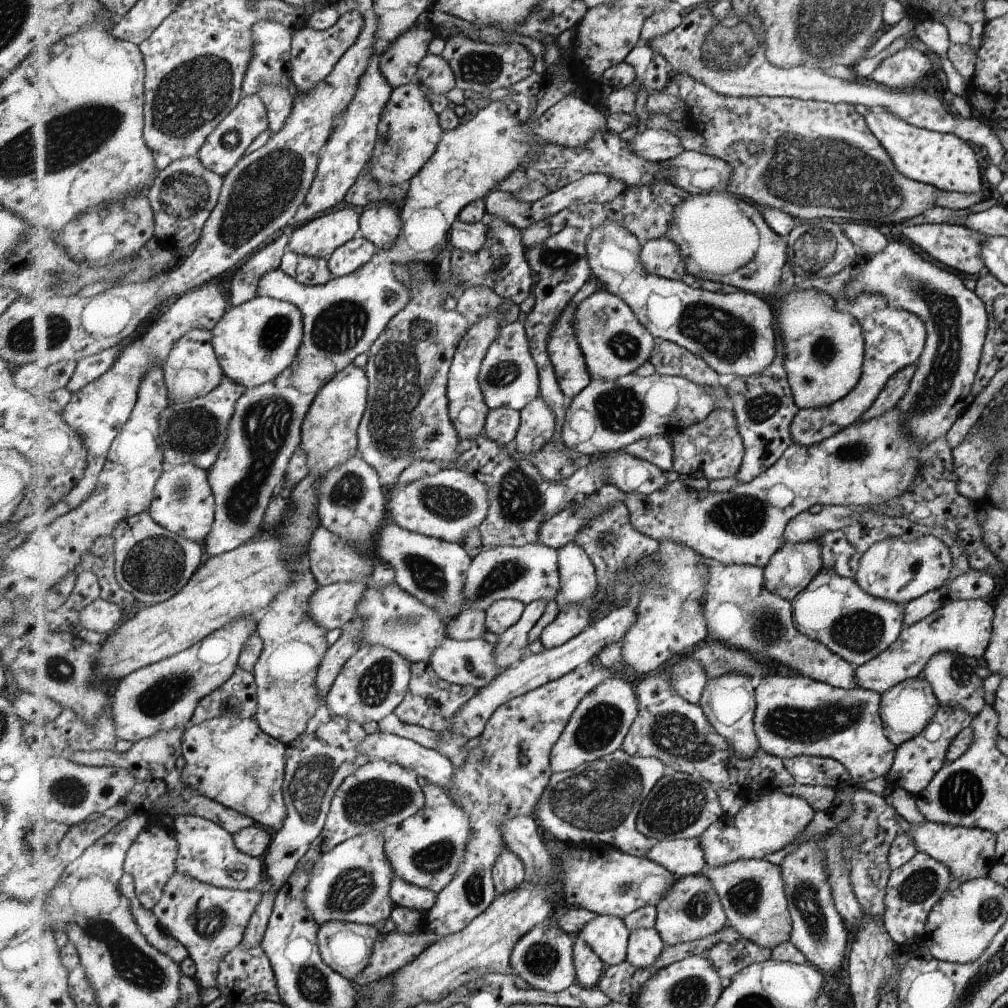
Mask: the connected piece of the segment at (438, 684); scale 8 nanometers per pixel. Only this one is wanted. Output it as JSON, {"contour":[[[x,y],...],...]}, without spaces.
{"contour":[[[427,662],[415,663],[412,666],[412,678],[410,681],[410,690],[402,705],[395,710],[394,714],[406,724],[418,725],[431,731],[443,734],[449,734],[452,721],[457,717],[457,712],[472,700],[477,694],[477,689],[470,685],[455,685],[441,679],[432,670]]]}

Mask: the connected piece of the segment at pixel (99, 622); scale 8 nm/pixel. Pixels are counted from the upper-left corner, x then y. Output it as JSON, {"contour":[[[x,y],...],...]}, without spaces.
{"contour":[[[100,598],[81,612],[81,627],[106,634],[113,632],[121,624],[121,618],[123,612],[117,604]]]}

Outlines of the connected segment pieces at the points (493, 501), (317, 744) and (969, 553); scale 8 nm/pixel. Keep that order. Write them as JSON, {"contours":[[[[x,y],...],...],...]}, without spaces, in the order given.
{"contours":[[[[484,433],[475,438],[461,439],[461,447],[462,456],[453,466],[465,466],[468,473],[488,487],[490,510],[479,527],[485,551],[505,546],[523,547],[540,542],[541,526],[549,516],[555,517],[560,514],[579,495],[594,494],[607,485],[607,460],[599,460],[587,467],[577,468],[569,479],[551,481],[541,475],[532,461],[510,455],[509,451],[502,449]]],[[[323,704],[311,718],[307,731],[287,745],[284,798],[288,814],[283,827],[274,832],[272,844],[263,857],[265,874],[278,892],[324,832],[333,798],[343,782],[371,761],[360,750],[367,738],[368,733],[361,724],[332,716]]],[[[945,436],[921,448],[918,461],[920,470],[911,491],[891,499],[894,506],[901,505],[901,514],[910,522],[925,527],[937,526],[953,534],[962,543],[966,552],[968,566],[975,571],[983,571],[989,575],[998,574],[1003,568],[995,556],[982,544],[981,530],[974,516],[970,500],[957,493],[957,476],[953,471],[951,450]]]]}

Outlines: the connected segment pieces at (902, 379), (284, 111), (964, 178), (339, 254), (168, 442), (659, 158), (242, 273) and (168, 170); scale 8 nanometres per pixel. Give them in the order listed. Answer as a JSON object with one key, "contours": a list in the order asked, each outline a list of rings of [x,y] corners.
{"contours":[[[[910,365],[899,370],[881,390],[875,405],[859,421],[879,417],[883,412],[896,407],[897,402],[907,392],[915,370],[915,365]]],[[[282,83],[280,86],[277,86],[277,84],[269,86],[263,85],[258,93],[258,96],[262,99],[268,111],[268,120],[270,123],[269,130],[272,135],[280,132],[286,126],[287,120],[294,108],[295,97],[291,96],[291,92],[289,92],[289,88],[286,88],[286,86],[286,83]]],[[[869,109],[864,118],[886,154],[890,156],[898,174],[913,181],[926,183],[939,191],[977,195],[981,192],[979,186],[981,178],[977,172],[975,154],[953,133],[937,133],[921,129],[906,124],[902,119],[883,110]]],[[[358,235],[341,246],[330,259],[330,270],[334,277],[343,277],[355,273],[376,256],[378,248],[369,240]]],[[[225,376],[222,384],[208,396],[185,403],[171,403],[160,415],[159,441],[164,453],[164,466],[173,468],[190,463],[211,471],[228,442],[236,406],[246,392],[244,386]]],[[[646,128],[644,132],[637,134],[631,141],[627,141],[630,150],[651,163],[661,163],[677,157],[685,150],[681,146],[681,140],[667,130],[651,130]]],[[[291,229],[280,236],[270,246],[259,250],[249,258],[243,267],[233,276],[230,284],[232,305],[241,305],[258,297],[259,282],[267,275],[282,266],[286,251],[291,241]]],[[[198,156],[171,162],[157,175],[148,193],[154,213],[154,236],[160,248],[174,255],[176,263],[187,246],[201,241],[205,224],[219,203],[223,186],[224,178],[208,170]]]]}

